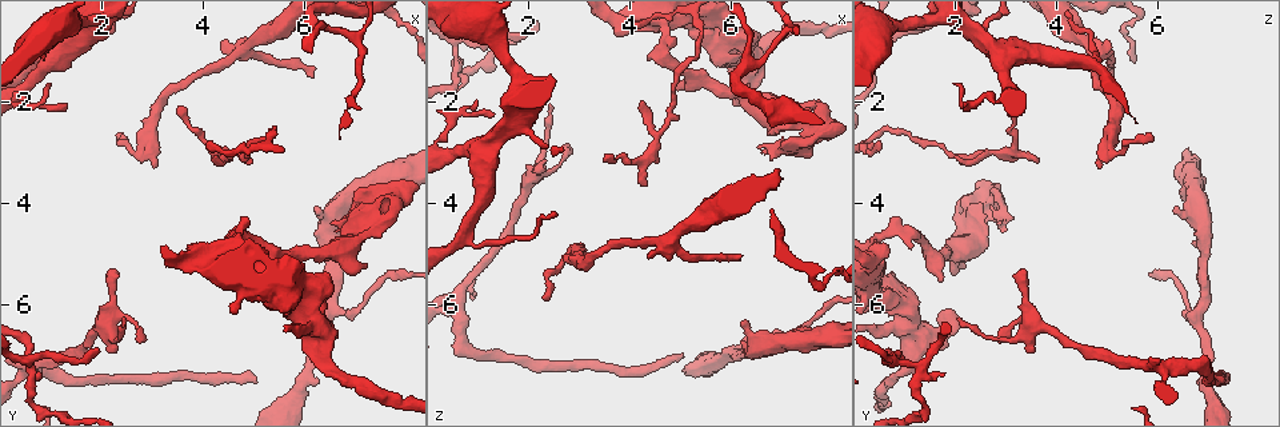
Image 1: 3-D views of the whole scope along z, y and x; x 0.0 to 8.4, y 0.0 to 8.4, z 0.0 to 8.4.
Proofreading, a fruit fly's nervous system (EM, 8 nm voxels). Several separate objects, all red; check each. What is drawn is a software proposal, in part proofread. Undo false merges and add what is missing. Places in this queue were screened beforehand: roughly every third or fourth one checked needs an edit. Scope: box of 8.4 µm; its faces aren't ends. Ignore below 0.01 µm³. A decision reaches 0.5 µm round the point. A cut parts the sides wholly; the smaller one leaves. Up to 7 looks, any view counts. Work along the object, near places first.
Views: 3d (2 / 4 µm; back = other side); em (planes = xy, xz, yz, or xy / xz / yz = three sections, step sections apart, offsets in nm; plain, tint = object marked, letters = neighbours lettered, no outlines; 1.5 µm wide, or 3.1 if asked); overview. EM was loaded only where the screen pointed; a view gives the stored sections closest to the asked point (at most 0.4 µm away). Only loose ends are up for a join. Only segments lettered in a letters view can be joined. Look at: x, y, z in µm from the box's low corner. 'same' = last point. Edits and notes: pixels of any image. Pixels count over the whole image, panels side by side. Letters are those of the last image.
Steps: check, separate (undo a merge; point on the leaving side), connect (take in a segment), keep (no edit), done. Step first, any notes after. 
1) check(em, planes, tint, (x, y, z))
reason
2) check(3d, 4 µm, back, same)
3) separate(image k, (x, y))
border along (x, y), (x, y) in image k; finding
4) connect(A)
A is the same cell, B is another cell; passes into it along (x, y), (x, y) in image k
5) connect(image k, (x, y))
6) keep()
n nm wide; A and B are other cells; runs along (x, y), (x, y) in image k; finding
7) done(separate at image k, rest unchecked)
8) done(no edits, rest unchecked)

check(em, planes, tint, (2.85, 2.80, 5.05))
calibre changes

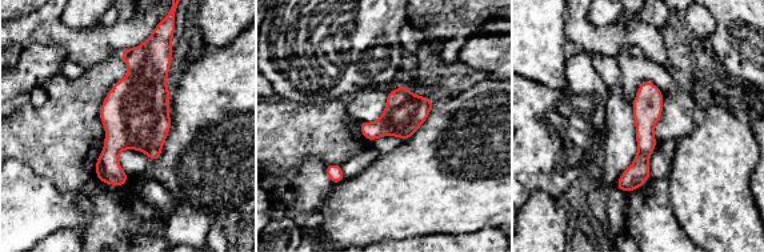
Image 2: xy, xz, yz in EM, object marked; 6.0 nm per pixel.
check(em, planes, letters, same)
what lies round it

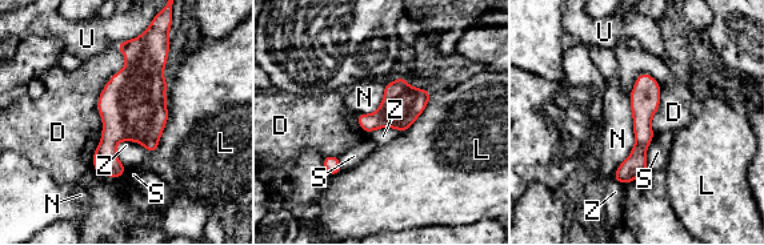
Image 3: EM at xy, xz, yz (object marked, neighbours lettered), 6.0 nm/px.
keep()
180 nm wide; D, L, N, S, U and Z are other cells; continuous, no second cell

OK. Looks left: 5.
check(3d, 2 µm, (6.45, 6.15, 6.75))
sudden change in width

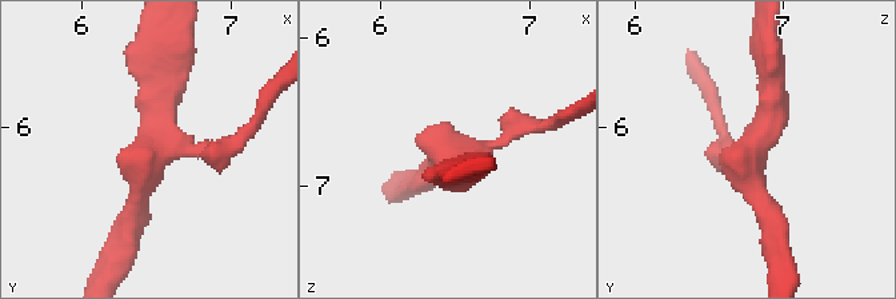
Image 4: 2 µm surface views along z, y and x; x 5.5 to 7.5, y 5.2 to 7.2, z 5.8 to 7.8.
check(em, planes, tint, (6.46, 6.18, 6.78))
shape alone is not enough

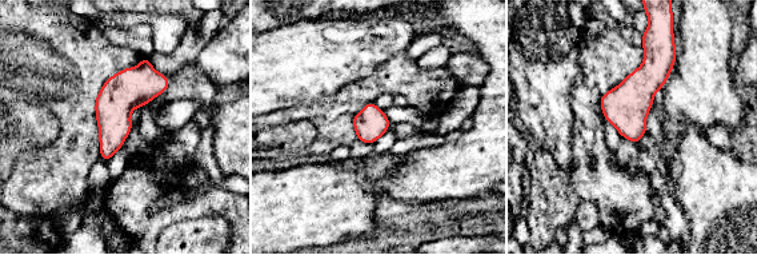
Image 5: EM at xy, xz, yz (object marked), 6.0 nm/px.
check(em, planes, letters, same)
see the neighbours

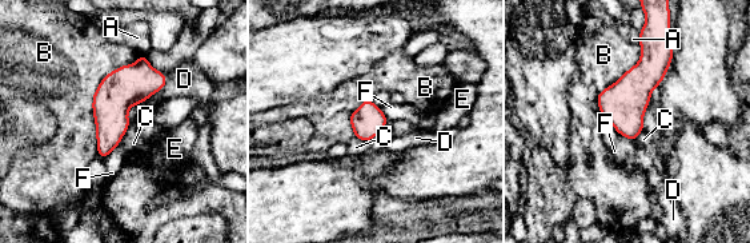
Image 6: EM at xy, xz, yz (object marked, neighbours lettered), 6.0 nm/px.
keep()
A, B, C, D, E and F are other cells; all the same cell

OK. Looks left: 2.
done(no edits, rest unchecked)

